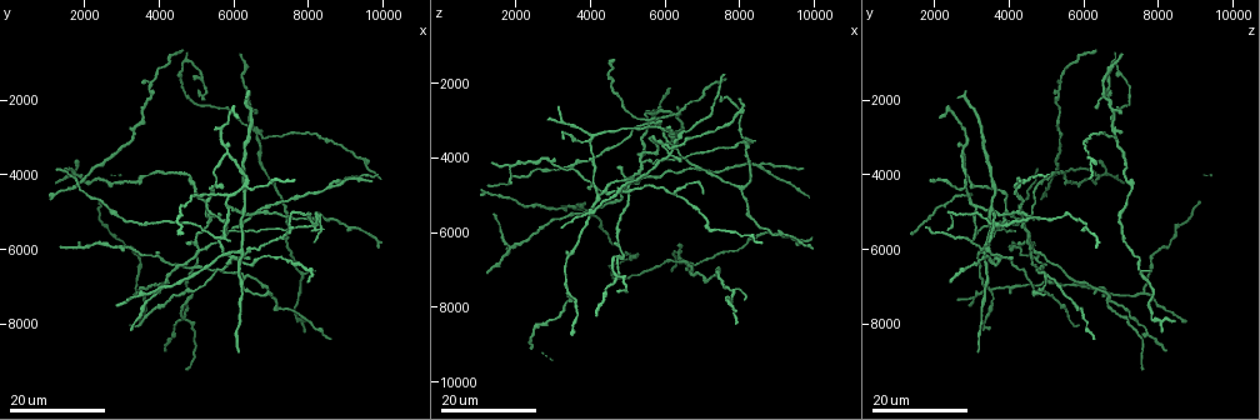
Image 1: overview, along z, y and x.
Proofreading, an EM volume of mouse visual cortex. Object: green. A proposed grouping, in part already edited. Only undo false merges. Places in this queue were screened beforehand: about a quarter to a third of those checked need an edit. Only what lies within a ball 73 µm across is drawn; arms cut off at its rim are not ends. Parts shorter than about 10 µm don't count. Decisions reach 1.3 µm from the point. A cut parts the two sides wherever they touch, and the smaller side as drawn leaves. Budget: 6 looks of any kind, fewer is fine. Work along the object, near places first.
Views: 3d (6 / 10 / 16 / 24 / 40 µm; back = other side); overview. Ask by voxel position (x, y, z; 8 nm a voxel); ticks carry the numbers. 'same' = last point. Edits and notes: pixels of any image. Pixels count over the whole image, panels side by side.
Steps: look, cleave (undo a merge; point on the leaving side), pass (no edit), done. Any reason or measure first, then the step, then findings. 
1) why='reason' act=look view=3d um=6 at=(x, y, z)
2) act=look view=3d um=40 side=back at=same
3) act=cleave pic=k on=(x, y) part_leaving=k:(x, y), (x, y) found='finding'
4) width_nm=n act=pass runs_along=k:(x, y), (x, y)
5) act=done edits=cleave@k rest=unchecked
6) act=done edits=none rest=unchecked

why='calibre changes' act=look view=3d um=16 at=(5600, 5700, 3100)

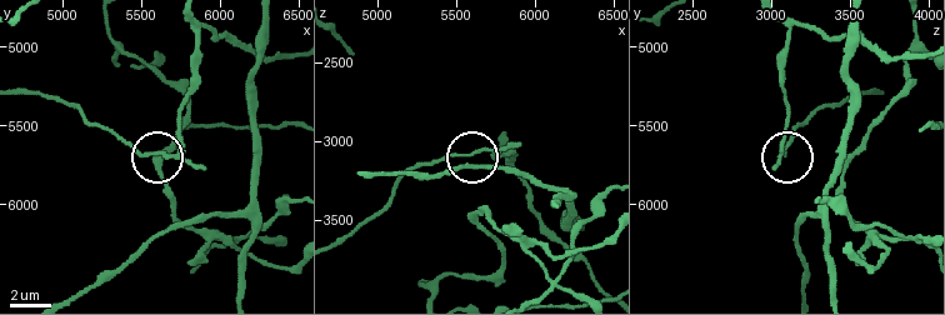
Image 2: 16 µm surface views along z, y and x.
act=look view=3d um=10 at=(5640, 5660, 3080)

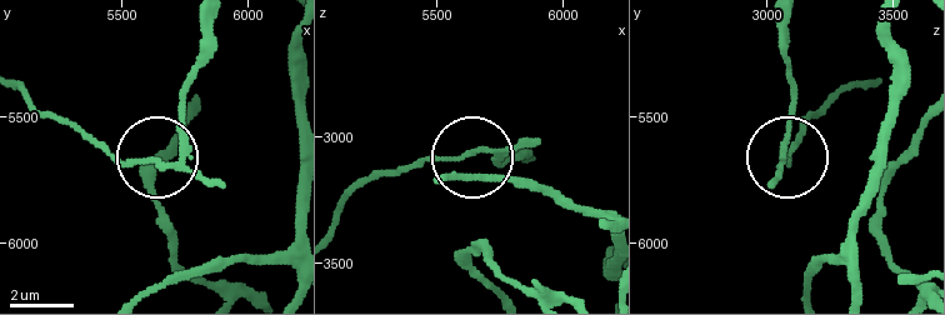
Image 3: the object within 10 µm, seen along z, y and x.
act=cleave pic=3 on=(220, 183) part_leaving=3:(175, 165), (105, 154), (21, 89) found='a second neuron is stuck on'

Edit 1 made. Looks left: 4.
act=look view=overview

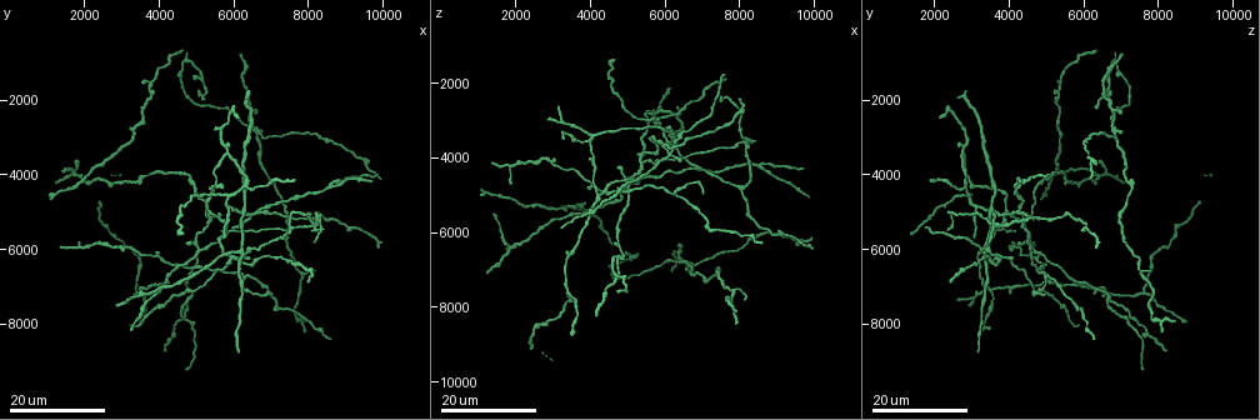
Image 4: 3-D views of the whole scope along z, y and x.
why='three-way junction' act=look view=3d um=16 at=(2700, 6000, 4000)

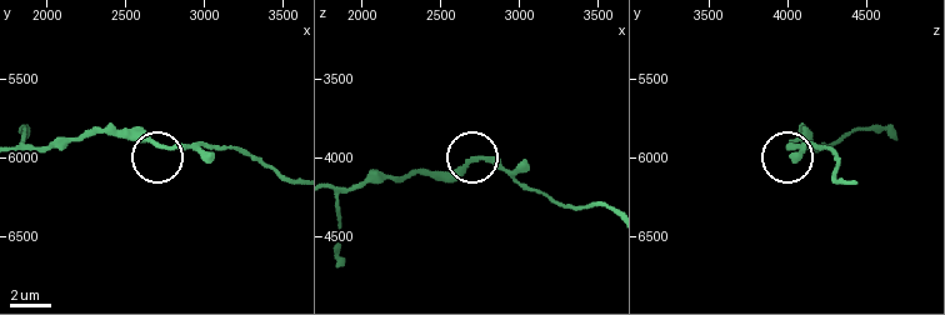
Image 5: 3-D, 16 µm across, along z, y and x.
why='zoom in' act=look view=3d um=10 at=(2740, 5940, 4020)

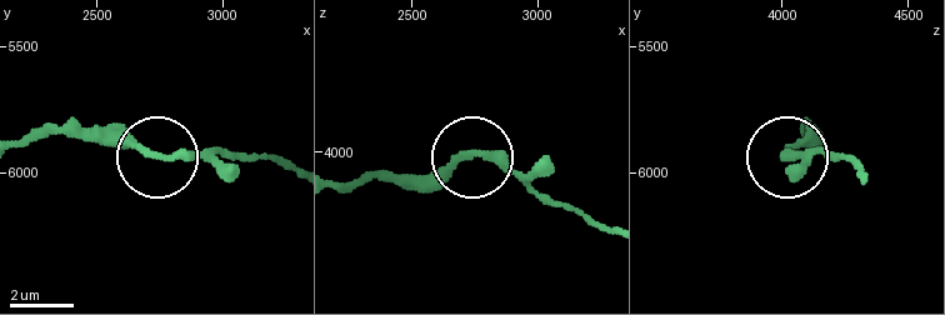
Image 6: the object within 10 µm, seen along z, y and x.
act=pass runs_along=6:(444, 183), (474, 156), (490, 154), (560, 201) found='one neuron here'

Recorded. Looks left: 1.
act=done edits=cleave@3 rest=unchecked

